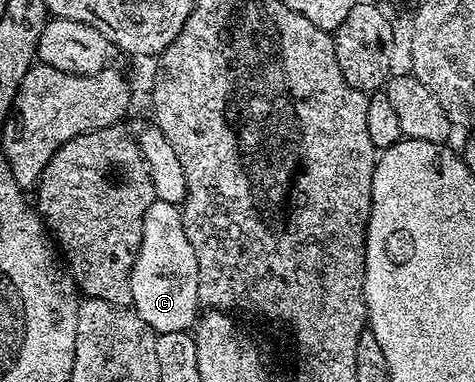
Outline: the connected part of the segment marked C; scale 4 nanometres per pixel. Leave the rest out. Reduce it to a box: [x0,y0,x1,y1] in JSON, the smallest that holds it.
[130,199,199,333]

